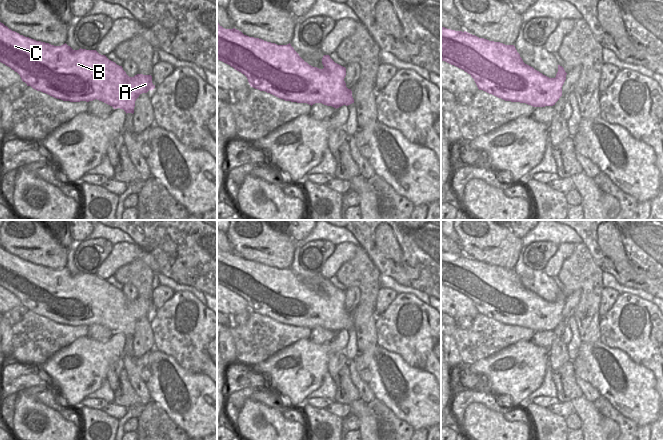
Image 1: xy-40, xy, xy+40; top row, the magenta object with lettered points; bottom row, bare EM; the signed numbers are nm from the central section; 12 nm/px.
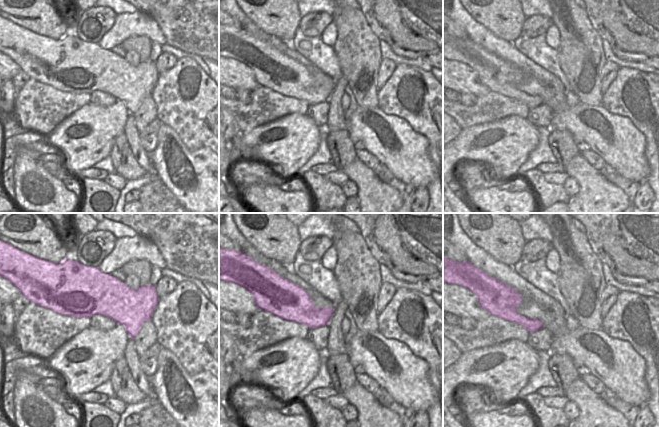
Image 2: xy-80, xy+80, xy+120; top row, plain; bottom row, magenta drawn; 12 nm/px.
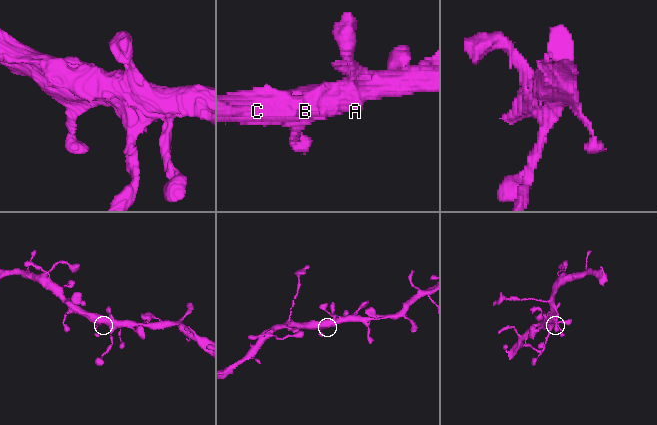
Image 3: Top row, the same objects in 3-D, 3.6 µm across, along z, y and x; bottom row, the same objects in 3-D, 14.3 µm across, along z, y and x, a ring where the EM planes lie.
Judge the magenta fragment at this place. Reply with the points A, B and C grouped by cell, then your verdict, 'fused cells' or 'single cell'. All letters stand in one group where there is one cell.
groups A B C; single cell

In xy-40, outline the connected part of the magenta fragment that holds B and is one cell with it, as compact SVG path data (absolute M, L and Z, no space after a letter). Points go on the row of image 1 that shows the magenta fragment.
M0 22L0 62L17 72L22 81L37 91L63 101L102 101L114 109L134 113L135 101L142 93L153 90L151 75L129 77L122 66L96 50L73 50L66 43L54 46L12 31Z

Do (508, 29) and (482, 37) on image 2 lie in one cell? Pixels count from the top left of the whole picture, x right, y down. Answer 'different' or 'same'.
different

